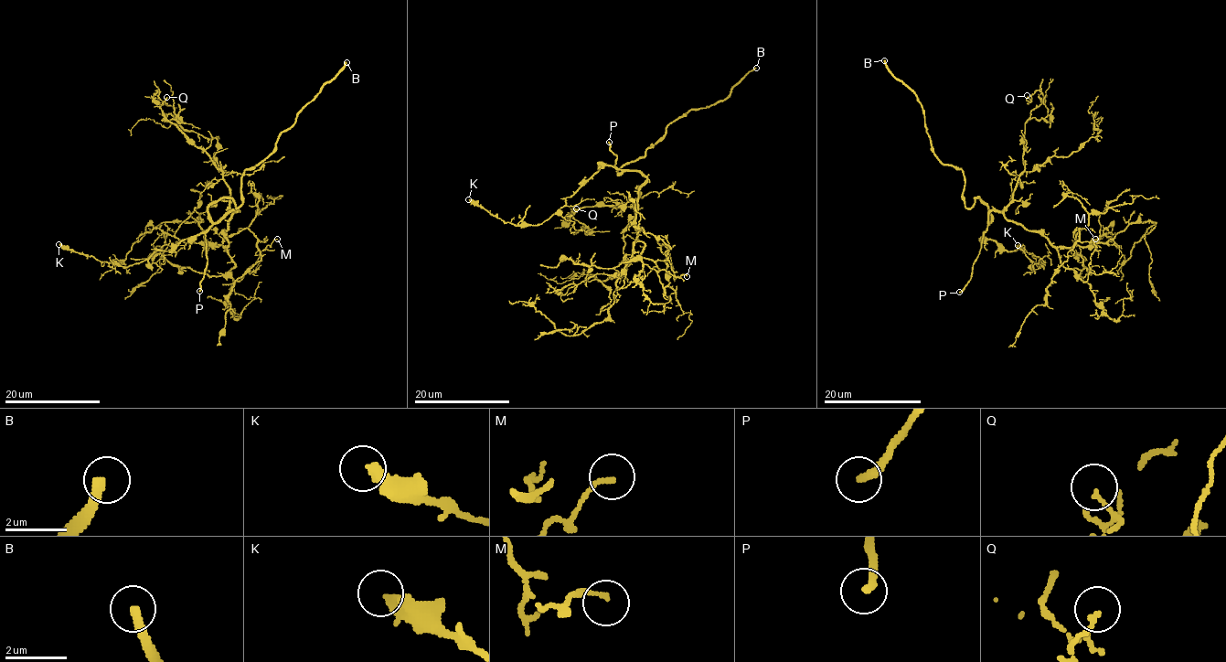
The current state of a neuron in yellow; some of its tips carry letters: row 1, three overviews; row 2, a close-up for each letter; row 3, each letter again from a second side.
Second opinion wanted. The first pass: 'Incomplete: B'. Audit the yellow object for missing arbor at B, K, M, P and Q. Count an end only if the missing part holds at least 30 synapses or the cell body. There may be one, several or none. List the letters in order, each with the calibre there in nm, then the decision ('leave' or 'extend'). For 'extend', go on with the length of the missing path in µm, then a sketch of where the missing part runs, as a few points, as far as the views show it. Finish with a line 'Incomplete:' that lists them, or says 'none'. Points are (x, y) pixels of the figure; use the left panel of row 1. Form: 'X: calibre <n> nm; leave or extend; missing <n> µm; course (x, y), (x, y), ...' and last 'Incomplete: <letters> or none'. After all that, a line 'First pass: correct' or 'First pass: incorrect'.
B: calibre 280 nm; extend; missing 45 µm
K: calibre 360 nm; leave
M: calibre 130 nm; leave
P: calibre 240 nm; extend; missing 110 µm
Q: calibre 130 nm; leave
Incomplete: B, P
First pass: incorrect

